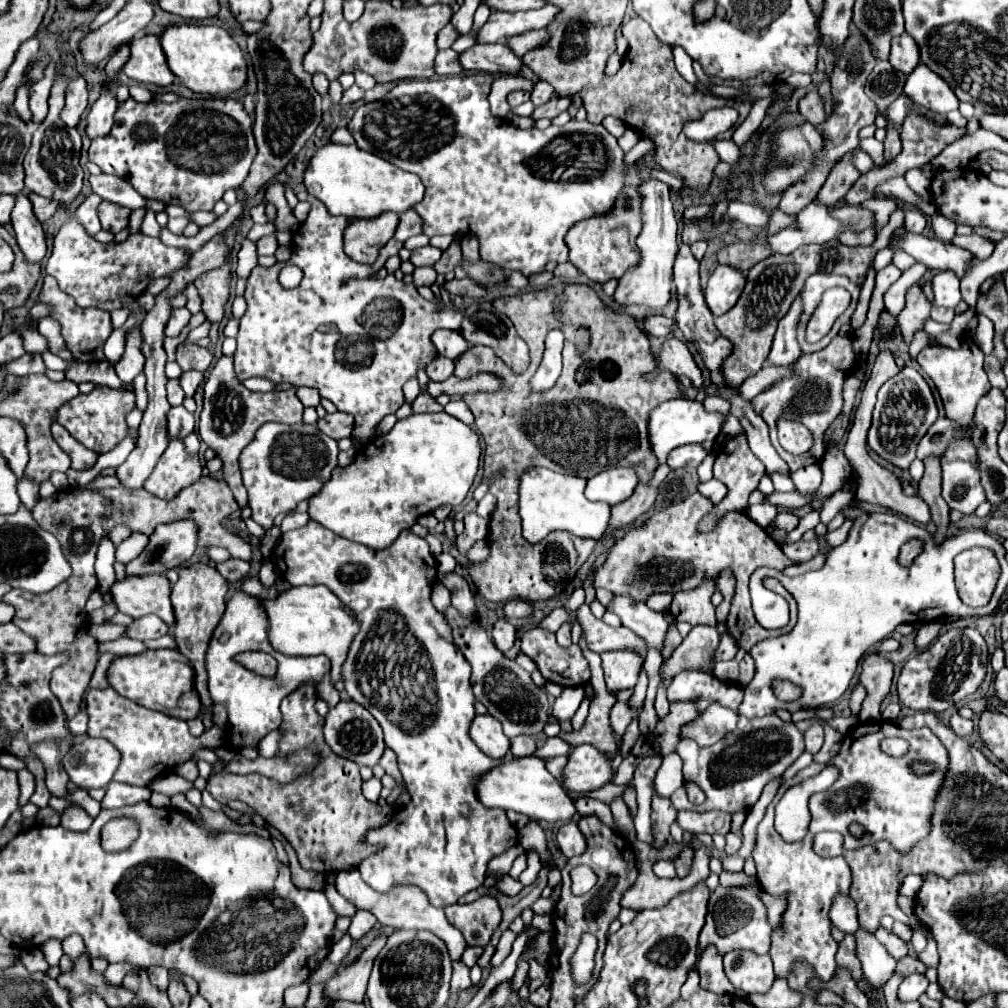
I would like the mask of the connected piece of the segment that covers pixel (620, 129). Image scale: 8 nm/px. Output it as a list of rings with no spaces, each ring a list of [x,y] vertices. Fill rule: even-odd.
[[[606,116],[604,120],[602,120],[602,124],[604,124],[604,128],[612,134],[612,136],[622,136],[624,134],[624,130],[626,130],[626,126],[624,126],[624,122],[622,120],[618,120],[618,118],[612,118],[612,116]]]

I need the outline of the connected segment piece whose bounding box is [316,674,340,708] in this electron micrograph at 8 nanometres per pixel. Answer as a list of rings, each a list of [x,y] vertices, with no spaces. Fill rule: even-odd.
[[[326,674],[326,678],[324,678],[320,684],[316,684],[316,698],[328,702],[330,708],[334,708],[336,702],[340,702],[340,694],[338,694],[336,688],[330,684],[330,674]]]

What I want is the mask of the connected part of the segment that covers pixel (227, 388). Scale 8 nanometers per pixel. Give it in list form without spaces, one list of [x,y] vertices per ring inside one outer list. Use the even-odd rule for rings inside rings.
[[[222,356],[216,366],[212,368],[206,384],[204,384],[204,408],[200,414],[198,424],[198,436],[200,440],[216,452],[216,456],[222,460],[222,472],[224,481],[231,489],[240,508],[248,506],[248,494],[242,484],[240,468],[238,468],[238,456],[240,452],[252,442],[252,436],[256,430],[266,422],[278,422],[278,424],[298,424],[302,420],[302,402],[296,398],[296,388],[290,388],[286,392],[250,392],[244,388],[232,368],[232,358]]]

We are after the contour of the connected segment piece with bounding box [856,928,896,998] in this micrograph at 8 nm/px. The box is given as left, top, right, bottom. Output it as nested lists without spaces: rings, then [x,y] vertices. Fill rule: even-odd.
[[[862,928],[856,932],[856,944],[858,944],[856,946],[856,956],[862,962],[864,976],[872,982],[874,990],[882,998],[884,986],[894,974],[896,960],[886,952],[886,948],[872,934],[864,932]]]

